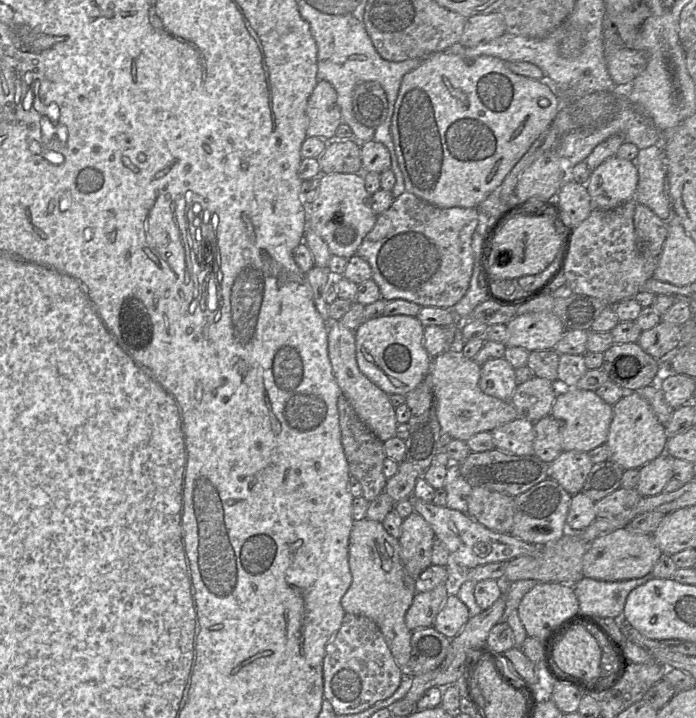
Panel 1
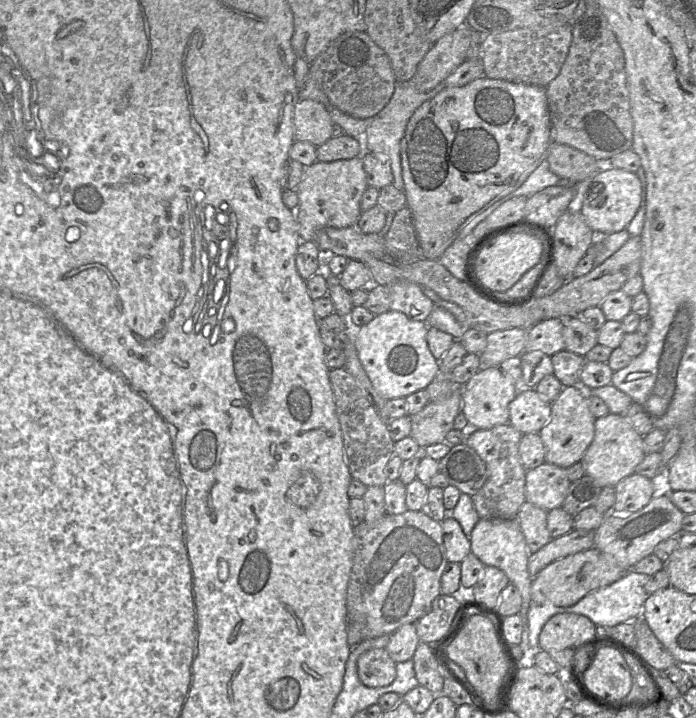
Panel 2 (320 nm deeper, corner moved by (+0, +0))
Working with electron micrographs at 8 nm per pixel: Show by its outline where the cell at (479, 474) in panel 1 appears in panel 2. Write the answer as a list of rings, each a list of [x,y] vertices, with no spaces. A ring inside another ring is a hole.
[[[466,443],[456,444],[439,460],[439,472],[461,493],[475,495],[487,480],[483,459]]]

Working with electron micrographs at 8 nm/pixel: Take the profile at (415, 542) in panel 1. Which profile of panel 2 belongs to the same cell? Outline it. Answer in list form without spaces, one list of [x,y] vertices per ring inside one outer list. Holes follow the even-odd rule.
[[[407,510],[402,514],[386,514],[373,523],[362,522],[354,527],[354,558],[347,587],[346,607],[348,621],[354,621],[362,626],[364,639],[376,638],[382,635],[391,635],[404,624],[415,623],[430,609],[433,600],[440,594],[440,580],[447,565],[446,549],[443,541],[442,524],[427,516],[422,510]]]

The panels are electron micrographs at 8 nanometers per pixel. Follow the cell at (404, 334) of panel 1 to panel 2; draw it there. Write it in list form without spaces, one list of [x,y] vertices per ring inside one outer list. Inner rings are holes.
[[[388,310],[366,325],[354,328],[353,337],[358,358],[373,388],[386,400],[408,395],[425,388],[440,372],[439,360],[429,349],[428,324],[413,320],[403,312]]]

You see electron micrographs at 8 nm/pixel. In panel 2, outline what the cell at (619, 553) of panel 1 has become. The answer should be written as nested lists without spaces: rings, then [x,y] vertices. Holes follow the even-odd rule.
[[[595,547],[568,555],[548,564],[532,578],[532,603],[572,606],[588,593],[619,580],[629,570],[632,569],[621,567],[610,554]]]

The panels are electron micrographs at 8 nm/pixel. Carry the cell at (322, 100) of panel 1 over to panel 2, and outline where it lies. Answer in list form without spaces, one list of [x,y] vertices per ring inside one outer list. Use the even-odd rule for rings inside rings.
[[[299,100],[294,109],[295,141],[319,147],[333,137],[334,122],[324,105],[315,100]]]

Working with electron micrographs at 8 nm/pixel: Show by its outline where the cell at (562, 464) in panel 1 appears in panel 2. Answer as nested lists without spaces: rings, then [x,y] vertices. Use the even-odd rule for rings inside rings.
[[[544,462],[526,472],[526,501],[546,511],[559,508],[571,483],[566,468]]]

